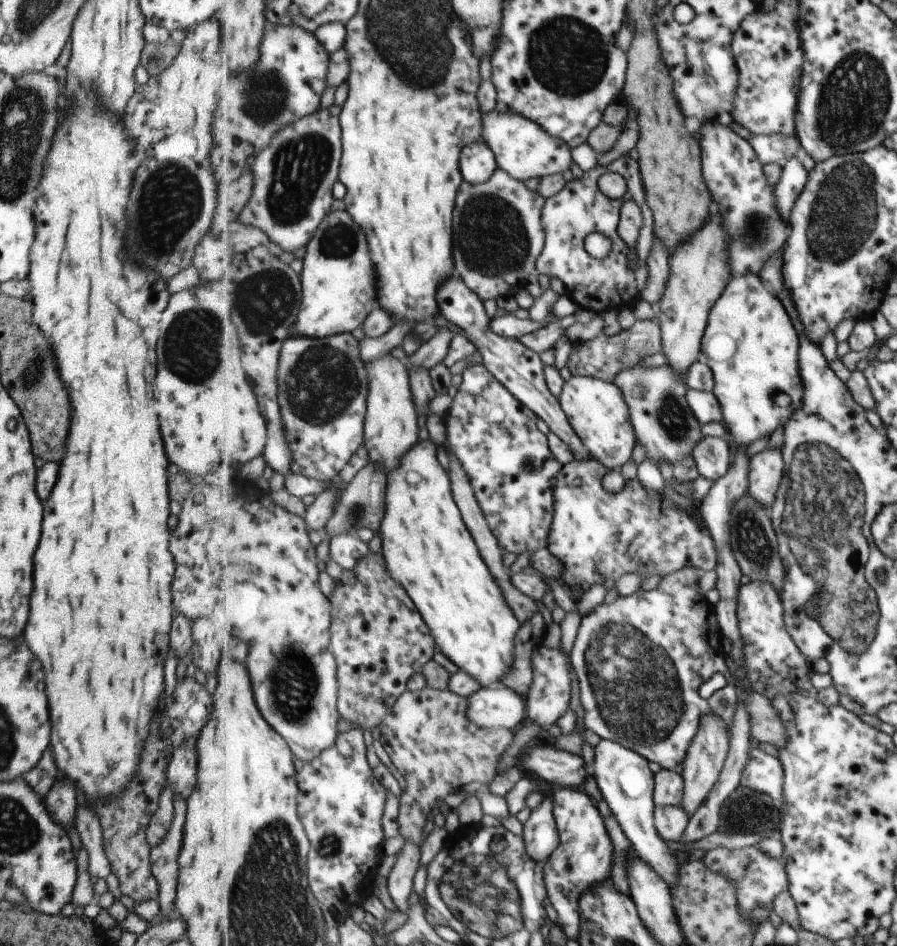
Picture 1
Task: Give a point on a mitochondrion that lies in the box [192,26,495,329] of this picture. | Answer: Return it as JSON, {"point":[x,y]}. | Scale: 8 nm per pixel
{"point":[299,165]}

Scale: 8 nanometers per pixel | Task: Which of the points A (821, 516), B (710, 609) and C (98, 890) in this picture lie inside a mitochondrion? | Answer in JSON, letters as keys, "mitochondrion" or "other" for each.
{"A":"mitochondrion","B":"other","C":"other"}

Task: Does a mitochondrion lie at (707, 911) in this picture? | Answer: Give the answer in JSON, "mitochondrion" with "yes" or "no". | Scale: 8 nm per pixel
{"mitochondrion":"no"}

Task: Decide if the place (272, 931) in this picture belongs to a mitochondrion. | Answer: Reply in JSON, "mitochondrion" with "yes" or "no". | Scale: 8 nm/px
{"mitochondrion":"yes"}

